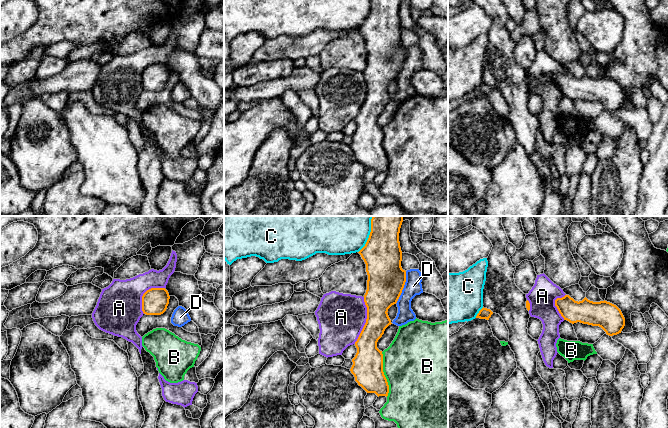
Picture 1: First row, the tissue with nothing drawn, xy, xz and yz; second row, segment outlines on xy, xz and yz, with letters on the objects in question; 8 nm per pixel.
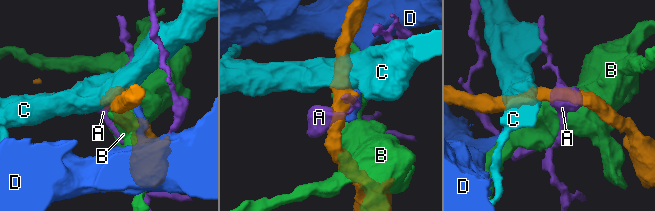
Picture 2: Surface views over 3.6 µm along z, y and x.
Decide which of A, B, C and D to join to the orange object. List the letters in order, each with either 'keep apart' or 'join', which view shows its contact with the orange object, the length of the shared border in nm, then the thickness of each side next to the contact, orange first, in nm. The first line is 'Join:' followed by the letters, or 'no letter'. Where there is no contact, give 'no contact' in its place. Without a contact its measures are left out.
Join: A
A: join; contact in xz; length 380 nm; calibres 240 and 380 nm
B: keep apart; contact in xz; length 360 nm; calibres 240 and 480 nm
C: keep apart; contact in xz; length 320 nm; calibres 320 and 480 nm
D: keep apart; contact in xz; length 280 nm; calibres 300 and 140 nm

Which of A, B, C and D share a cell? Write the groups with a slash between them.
A / B / C / D

